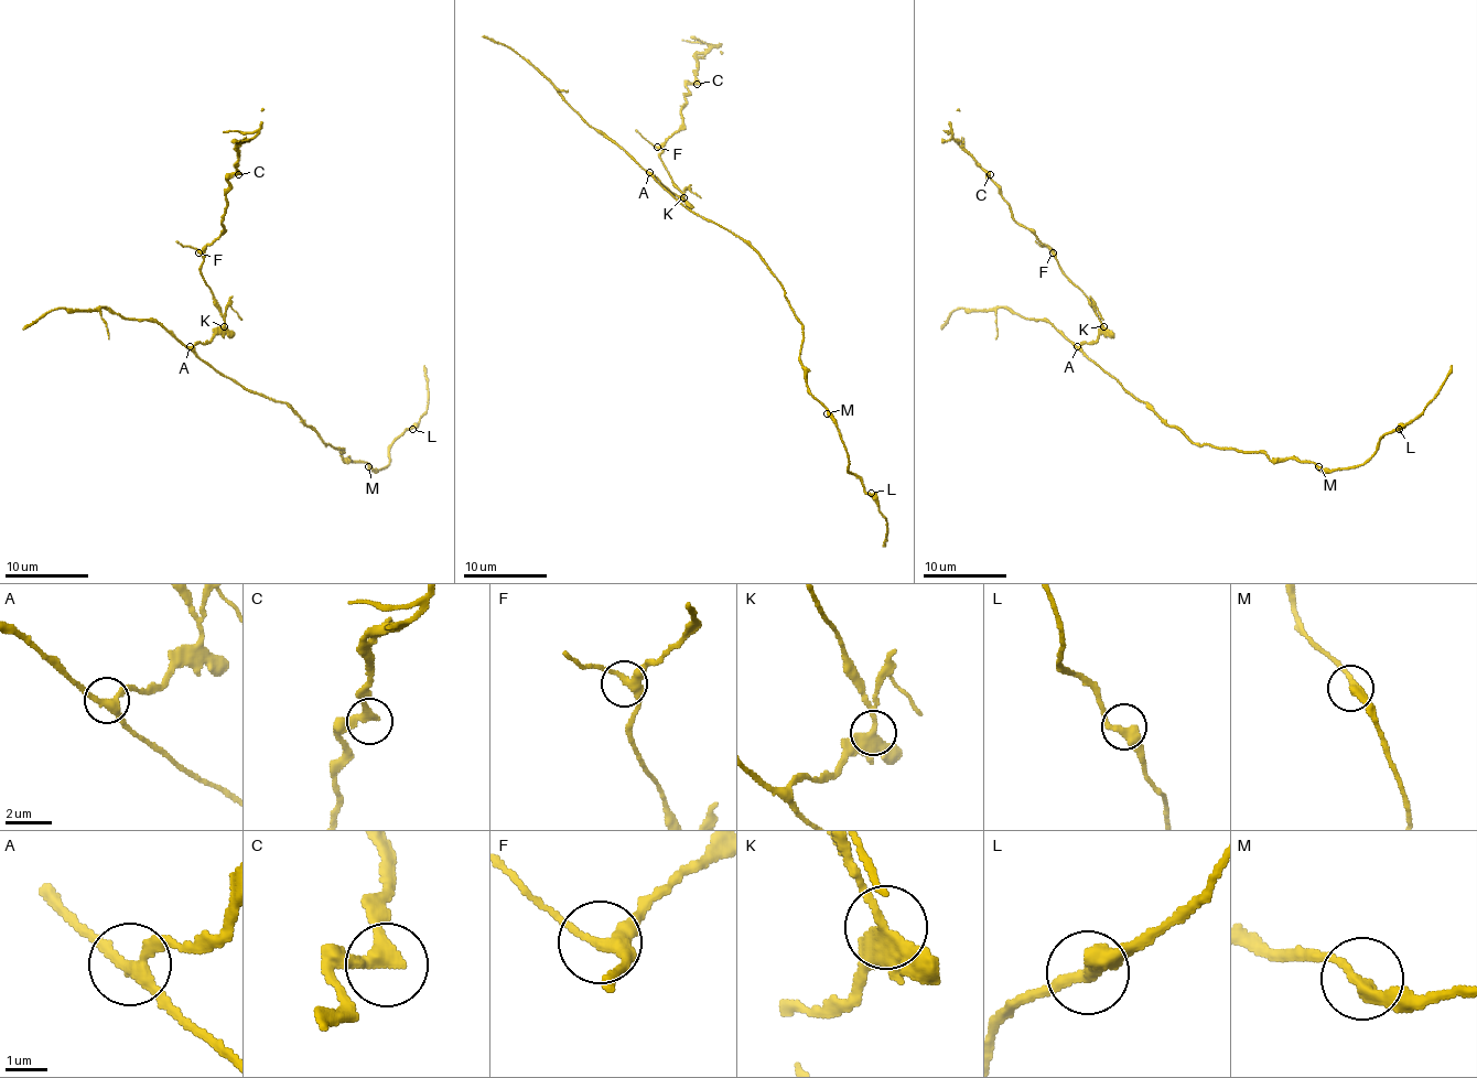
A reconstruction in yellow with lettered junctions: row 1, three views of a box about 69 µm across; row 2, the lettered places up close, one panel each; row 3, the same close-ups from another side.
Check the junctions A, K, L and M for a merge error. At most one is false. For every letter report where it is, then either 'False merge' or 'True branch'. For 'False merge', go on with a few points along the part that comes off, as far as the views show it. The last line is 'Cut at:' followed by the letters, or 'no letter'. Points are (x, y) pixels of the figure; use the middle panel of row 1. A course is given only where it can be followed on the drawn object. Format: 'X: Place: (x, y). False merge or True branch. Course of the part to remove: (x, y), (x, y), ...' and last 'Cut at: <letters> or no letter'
A: Place: (649, 172). True branch
K: Place: (683, 197). False merge. Course of the part to remove: (682, 197), (659, 158), (661, 147), (682, 119), (696, 61), (714, 46), (682, 40)
L: Place: (871, 493). True branch
M: Place: (827, 413). True branch
Cut at: K

